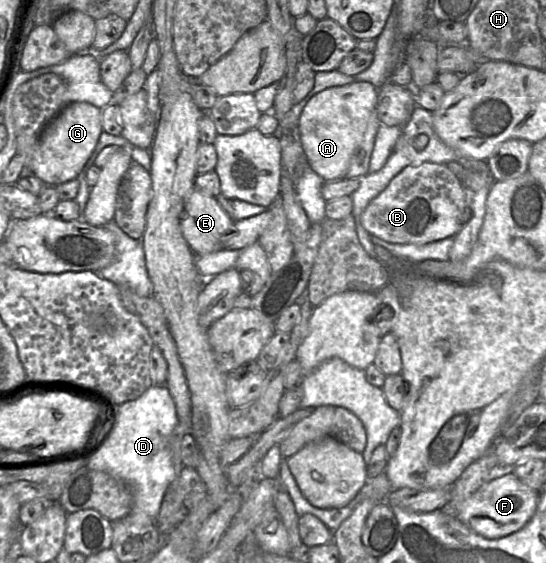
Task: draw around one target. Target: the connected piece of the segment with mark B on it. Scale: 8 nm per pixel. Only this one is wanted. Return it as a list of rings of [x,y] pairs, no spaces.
[[[443,163],[406,167],[361,215],[361,225],[371,236],[391,244],[423,245],[454,237],[467,220],[464,187],[456,174]]]

